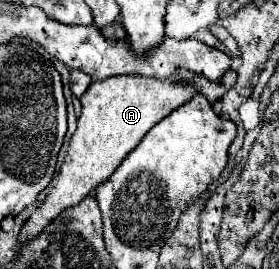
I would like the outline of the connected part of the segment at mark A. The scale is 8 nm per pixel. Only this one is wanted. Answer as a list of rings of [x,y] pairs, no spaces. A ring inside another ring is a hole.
[[[179,70],[165,80],[135,76],[135,74],[95,80],[87,88],[87,92],[79,98],[83,110],[81,116],[77,118],[77,130],[69,142],[55,184],[47,194],[47,198],[43,200],[43,204],[25,222],[19,240],[25,242],[35,238],[55,216],[61,214],[61,210],[79,204],[99,182],[105,182],[109,174],[113,174],[115,168],[121,164],[121,160],[131,152],[131,148],[135,148],[141,142],[141,138],[147,134],[147,130],[151,130],[151,126],[155,126],[159,120],[171,114],[171,110],[179,108],[183,102],[189,100],[189,84],[193,92],[203,94],[213,104],[235,82],[237,82],[237,74],[233,70],[227,70],[227,74],[223,74],[223,78],[217,84],[207,82],[207,78],[199,74],[191,74],[189,70]]]

